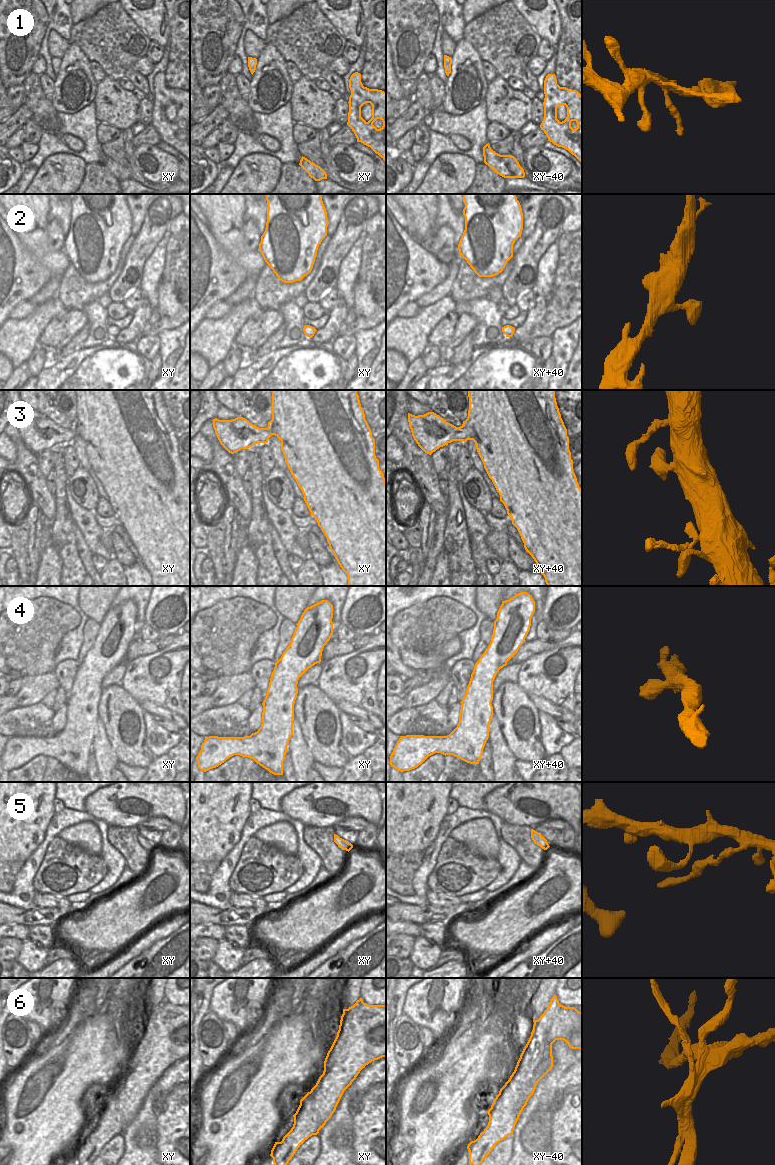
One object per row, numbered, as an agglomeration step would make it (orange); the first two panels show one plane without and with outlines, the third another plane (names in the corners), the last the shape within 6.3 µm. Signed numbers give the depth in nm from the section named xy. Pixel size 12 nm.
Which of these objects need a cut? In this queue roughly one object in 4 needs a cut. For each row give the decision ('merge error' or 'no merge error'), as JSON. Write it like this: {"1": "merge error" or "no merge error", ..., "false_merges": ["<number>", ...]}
{"1": "no merge error", "2": "no merge error", "3": "no merge error", "4": "no merge error", "5": "no merge error", "6": "merge error", "false_merges": ["6"]}

